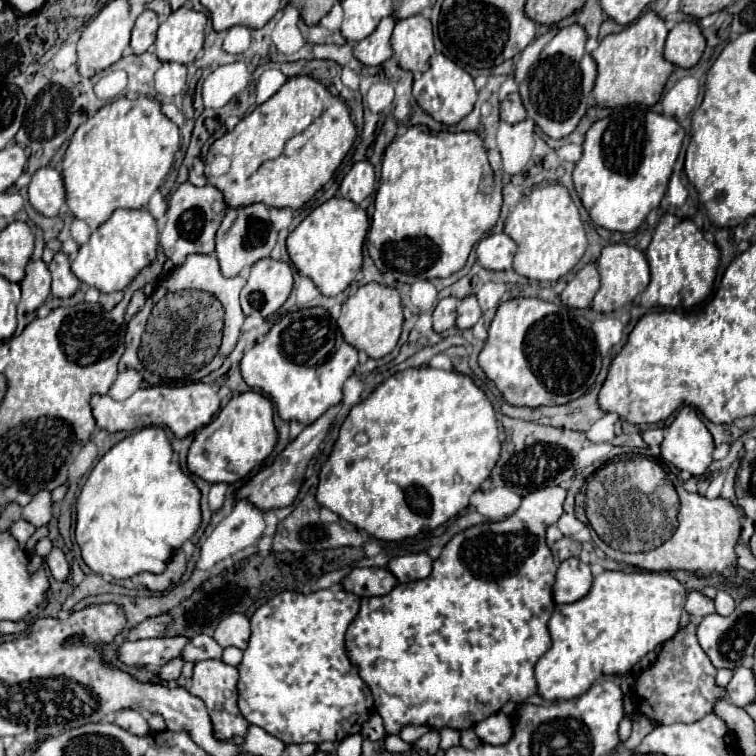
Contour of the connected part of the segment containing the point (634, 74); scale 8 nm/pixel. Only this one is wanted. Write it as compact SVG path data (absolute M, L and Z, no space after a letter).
M648 11L634 23L624 27L624 31L608 35L600 41L598 49L590 53L598 67L598 77L592 89L598 107L610 107L610 109L628 105L652 107L658 103L664 85L674 69L674 65L662 57L666 35L668 29L664 19Z

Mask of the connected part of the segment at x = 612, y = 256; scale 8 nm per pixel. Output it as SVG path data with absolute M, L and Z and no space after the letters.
M616 243L616 245L606 245L602 249L600 261L596 261L598 273L600 273L600 291L596 293L592 301L592 309L596 313L612 313L618 307L624 307L626 303L632 303L636 295L640 295L648 283L650 283L650 269L646 255L630 245Z

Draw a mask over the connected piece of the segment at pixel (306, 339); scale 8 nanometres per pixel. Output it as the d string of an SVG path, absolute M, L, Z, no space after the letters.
M320 307L284 315L240 363L244 381L250 387L262 389L274 401L284 421L300 421L304 425L314 423L326 409L342 401L342 387L356 367L358 351L344 341L336 321Z

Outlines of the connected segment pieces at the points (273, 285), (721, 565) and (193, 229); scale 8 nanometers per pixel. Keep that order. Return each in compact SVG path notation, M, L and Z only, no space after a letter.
M260 259L252 265L248 283L240 293L244 315L260 313L264 319L272 317L288 299L292 291L292 269L288 263L274 259Z
M678 487L680 495L680 513L678 513L678 529L674 535L660 545L658 549L652 549L648 553L622 553L612 547L608 547L604 541L600 541L594 535L594 541L602 551L616 561L646 569L646 571L670 571L670 569L686 569L698 575L700 579L706 579L710 575L720 575L724 579L730 579L736 575L736 553L734 547L740 539L740 511L726 499L706 499L700 493L686 493Z
M182 183L170 197L168 201L168 213L166 213L166 225L160 233L160 247L164 251L164 255L176 265L180 267L188 255L192 253L202 253L202 255L210 255L214 253L214 237L216 231L224 219L228 205L224 201L224 195L220 193L220 189L212 187L212 185L204 185L204 187L196 187L192 183Z

